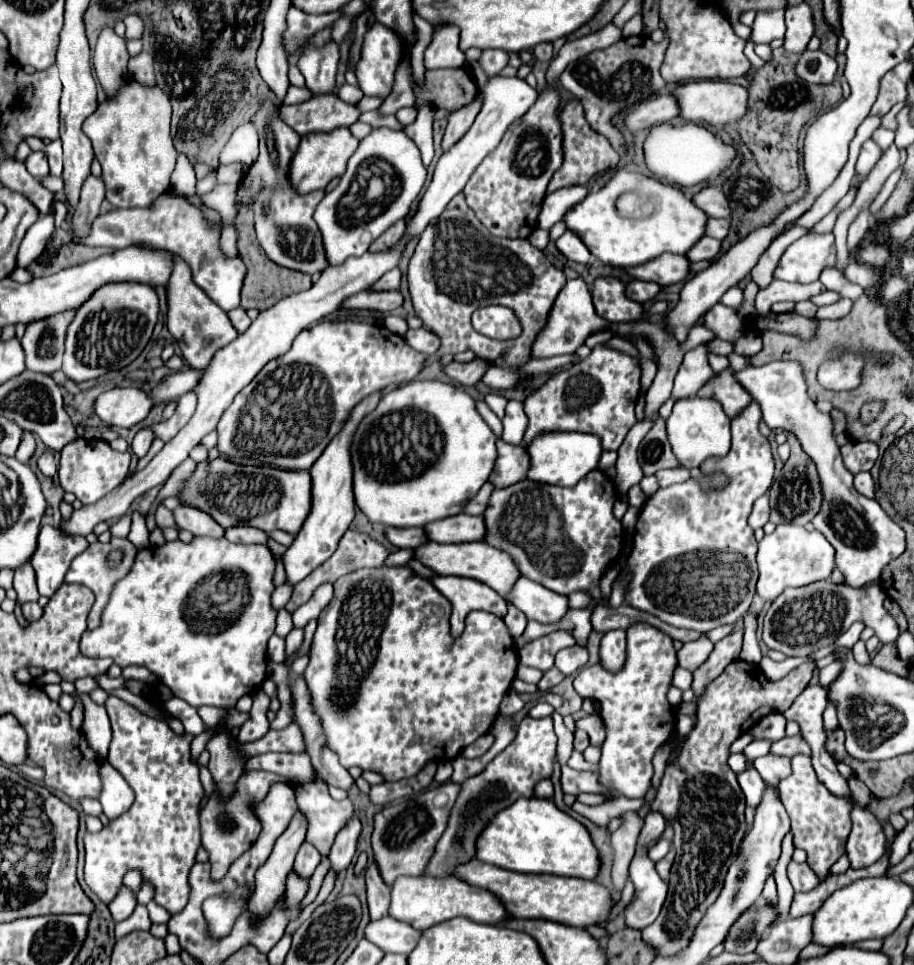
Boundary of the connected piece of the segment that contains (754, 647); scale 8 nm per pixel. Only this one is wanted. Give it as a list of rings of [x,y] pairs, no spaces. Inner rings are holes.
[[[746,613],[742,621],[744,621],[744,645],[740,651],[740,659],[746,663],[758,665],[762,659],[762,653],[756,639],[756,613]]]

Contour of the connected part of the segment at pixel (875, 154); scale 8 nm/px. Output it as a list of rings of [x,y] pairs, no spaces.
[[[868,139],[862,145],[862,151],[860,151],[860,157],[858,157],[858,163],[856,163],[856,175],[852,179],[852,187],[858,187],[868,177],[868,173],[880,161],[880,157],[882,157],[882,149],[872,139]]]

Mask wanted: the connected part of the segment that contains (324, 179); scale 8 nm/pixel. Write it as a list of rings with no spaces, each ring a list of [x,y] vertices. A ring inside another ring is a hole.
[[[336,127],[328,133],[308,133],[301,136],[298,153],[290,163],[290,181],[300,193],[310,193],[316,189],[324,189],[334,177],[340,177],[346,171],[348,159],[358,149],[360,141],[350,133],[348,127]]]

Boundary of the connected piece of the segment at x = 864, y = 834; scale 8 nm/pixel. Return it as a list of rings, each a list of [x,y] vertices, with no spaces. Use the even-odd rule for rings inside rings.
[[[852,801],[852,833],[848,837],[846,855],[854,869],[868,867],[884,855],[886,835],[880,821],[870,809]]]

